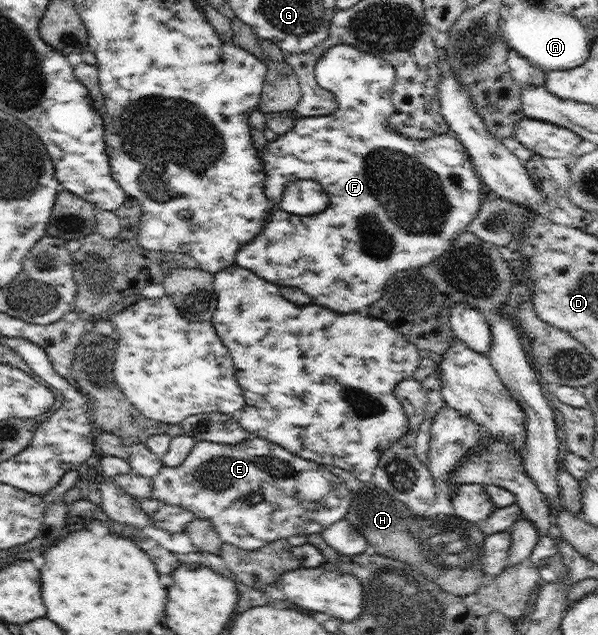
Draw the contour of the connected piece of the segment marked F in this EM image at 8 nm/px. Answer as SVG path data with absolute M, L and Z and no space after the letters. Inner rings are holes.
M335 45L319 57L315 65L315 78L320 87L335 95L338 107L336 111L325 116L299 116L295 119L296 123L292 127L292 131L288 131L285 135L278 136L276 140L266 143L264 154L260 156L260 161L262 161L262 166L265 169L264 195L266 195L266 199L269 202L278 205L282 201L284 188L290 182L308 179L322 185L322 188L324 188L330 199L330 205L320 213L301 216L290 214L278 206L273 207L271 209L271 217L267 219L260 235L257 235L248 245L241 247L236 252L235 264L253 271L256 275L259 275L270 283L279 286L289 285L301 289L312 297L314 304L323 305L340 313L365 311L372 303L376 303L381 298L383 289L387 284L387 279L395 273L408 269L418 269L418 267L430 265L434 259L438 259L440 254L443 254L452 245L453 239L456 239L456 236L460 232L464 232L464 229L469 227L469 223L477 216L487 191L481 181L481 177L476 174L468 153L465 153L464 145L456 137L444 134L418 141L418 139L408 139L408 137L404 137L404 135L400 135L400 133L396 133L396 131L386 127L389 122L396 120L397 117L392 99L395 84L395 69L386 59L366 53L351 45Z

